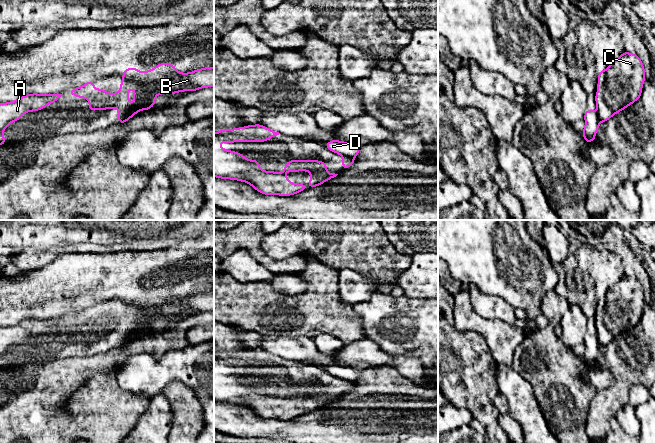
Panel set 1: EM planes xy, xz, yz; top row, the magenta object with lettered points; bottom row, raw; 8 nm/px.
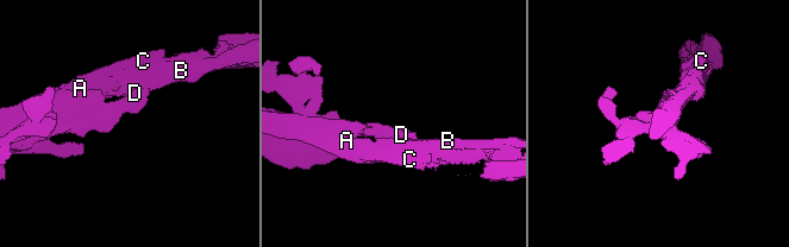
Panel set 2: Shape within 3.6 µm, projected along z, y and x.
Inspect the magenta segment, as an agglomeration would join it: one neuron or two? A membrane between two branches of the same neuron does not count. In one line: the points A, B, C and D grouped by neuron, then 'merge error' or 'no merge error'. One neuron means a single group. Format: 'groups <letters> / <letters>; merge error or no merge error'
groups A B C / D; merge error

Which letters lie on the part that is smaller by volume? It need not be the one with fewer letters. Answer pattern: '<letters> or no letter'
D

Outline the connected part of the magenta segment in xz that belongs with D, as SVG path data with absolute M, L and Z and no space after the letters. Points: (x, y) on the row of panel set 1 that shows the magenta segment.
M331 140L327 143L324 143L324 145L328 150L350 158L354 158L360 153L360 148L358 146L355 146L351 142Z

